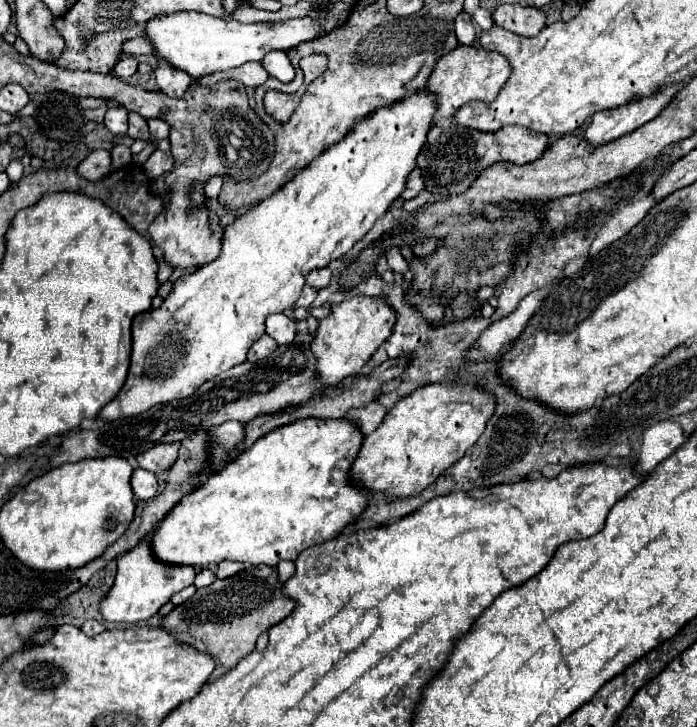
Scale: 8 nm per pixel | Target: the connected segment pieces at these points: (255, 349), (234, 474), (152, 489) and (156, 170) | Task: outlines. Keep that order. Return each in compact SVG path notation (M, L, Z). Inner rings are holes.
M263 334L263 336L249 348L249 352L247 352L247 360L249 360L249 362L263 360L263 358L269 356L275 348L277 348L277 342L275 342L271 336Z
M297 420L265 434L167 512L151 536L153 556L175 566L199 564L211 568L223 560L277 566L281 560L295 560L313 544L335 538L365 508L365 490L349 482L349 468L361 448L361 440L363 434L349 420Z
M137 468L131 476L131 488L139 500L149 500L157 494L157 478L153 472L145 472L143 468Z
M155 150L155 152L151 154L151 158L143 164L143 172L145 172L151 180L167 174L171 168L173 168L173 158L171 158L171 154L169 154L169 152L161 152L161 150Z

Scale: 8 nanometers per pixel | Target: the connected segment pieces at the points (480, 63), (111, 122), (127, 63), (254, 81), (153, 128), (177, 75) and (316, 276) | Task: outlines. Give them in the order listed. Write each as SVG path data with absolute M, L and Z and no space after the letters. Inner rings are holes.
M457 46L453 52L439 58L435 64L429 82L425 86L425 92L435 96L435 116L433 120L451 118L463 104L469 100L481 100L481 102L493 102L499 94L501 86L509 78L509 62L497 54L497 52L485 52L483 48L473 46Z
M121 106L109 108L105 114L105 126L113 134L125 134L127 132L127 116L129 116L127 108L121 108Z
M123 56L123 58L115 64L115 68L113 68L113 74L119 76L119 78L129 78L129 76L133 76L135 72L137 72L137 60L135 60L133 56Z
M253 61L247 62L239 68L201 77L201 84L211 84L213 80L233 79L242 82L246 87L257 88L263 85L267 78L267 71L263 68L261 61Z
M155 118L155 120L149 120L149 132L153 138L167 138L169 136L169 124L161 118Z
M165 60L157 62L155 78L157 78L157 86L161 88L161 92L165 92L171 98L181 98L191 84L191 78L189 78L187 72L179 70L179 68L173 68Z
M319 268L319 270L313 270L309 276L307 276L307 284L321 290L325 288L329 282L331 282L331 270L329 268Z

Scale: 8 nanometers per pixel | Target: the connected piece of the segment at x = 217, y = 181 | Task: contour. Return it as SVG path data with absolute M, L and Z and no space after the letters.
M211 178L207 184L205 184L205 194L209 200L217 200L219 194L221 194L221 186L223 186L223 178Z

